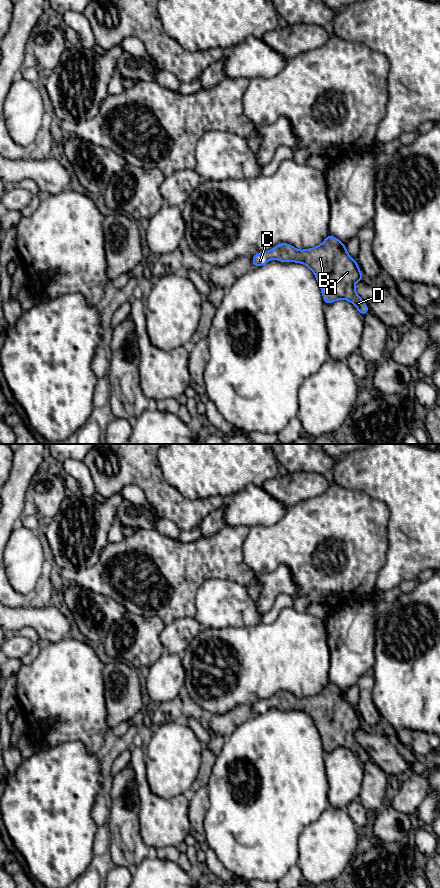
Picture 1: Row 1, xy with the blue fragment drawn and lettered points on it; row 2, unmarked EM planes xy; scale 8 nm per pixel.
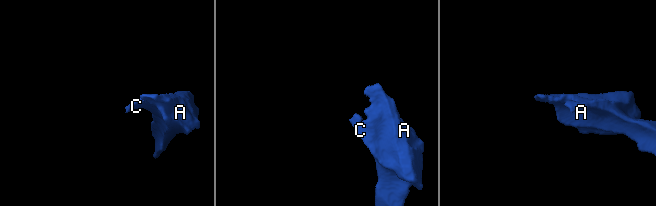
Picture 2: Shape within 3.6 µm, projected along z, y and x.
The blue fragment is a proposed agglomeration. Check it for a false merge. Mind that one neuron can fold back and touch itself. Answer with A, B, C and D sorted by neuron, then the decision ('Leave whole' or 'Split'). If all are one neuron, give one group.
Groups: A B C D. Leave whole

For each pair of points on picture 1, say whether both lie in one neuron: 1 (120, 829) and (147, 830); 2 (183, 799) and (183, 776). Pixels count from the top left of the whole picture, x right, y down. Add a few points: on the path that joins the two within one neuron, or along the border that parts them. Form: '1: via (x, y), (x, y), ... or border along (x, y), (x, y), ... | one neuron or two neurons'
1: border along (140, 806), (139, 834), (148, 847) | two neurons
2: border along (188, 793), (180, 793), (168, 798), (160, 797) | two neurons

